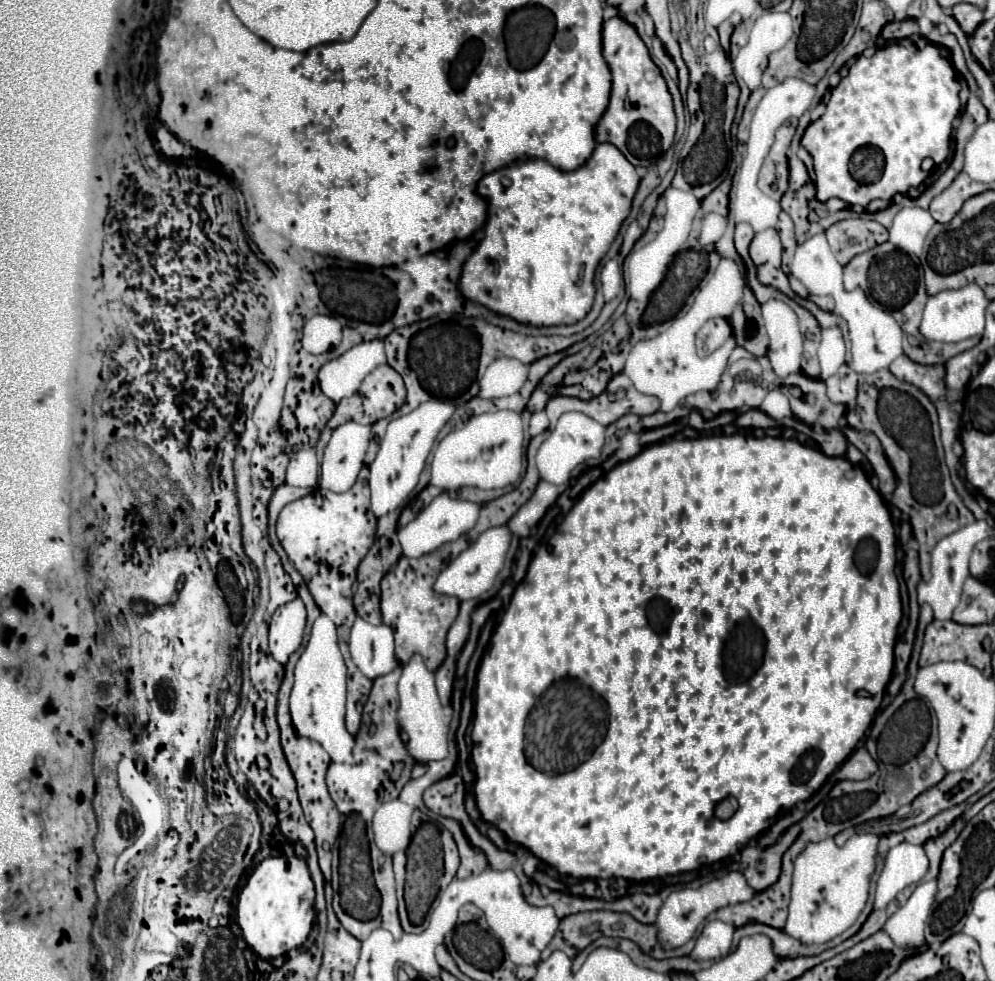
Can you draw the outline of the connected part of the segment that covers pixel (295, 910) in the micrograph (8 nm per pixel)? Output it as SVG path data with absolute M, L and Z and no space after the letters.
M269 857L255 867L239 893L237 923L247 945L261 959L275 959L307 939L315 919L313 903L315 887L305 861L297 857Z

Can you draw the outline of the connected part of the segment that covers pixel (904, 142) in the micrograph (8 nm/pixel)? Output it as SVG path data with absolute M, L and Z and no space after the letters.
M887 45L871 57L859 55L849 75L831 89L825 115L813 121L801 139L801 145L813 157L817 199L827 201L837 197L849 205L867 209L873 199L891 201L897 193L905 195L909 187L919 187L927 179L927 173L921 171L923 159L929 157L939 165L949 155L953 121L961 109L959 91L961 83L957 81L953 65L939 55L935 45L925 45L923 49L915 45Z

